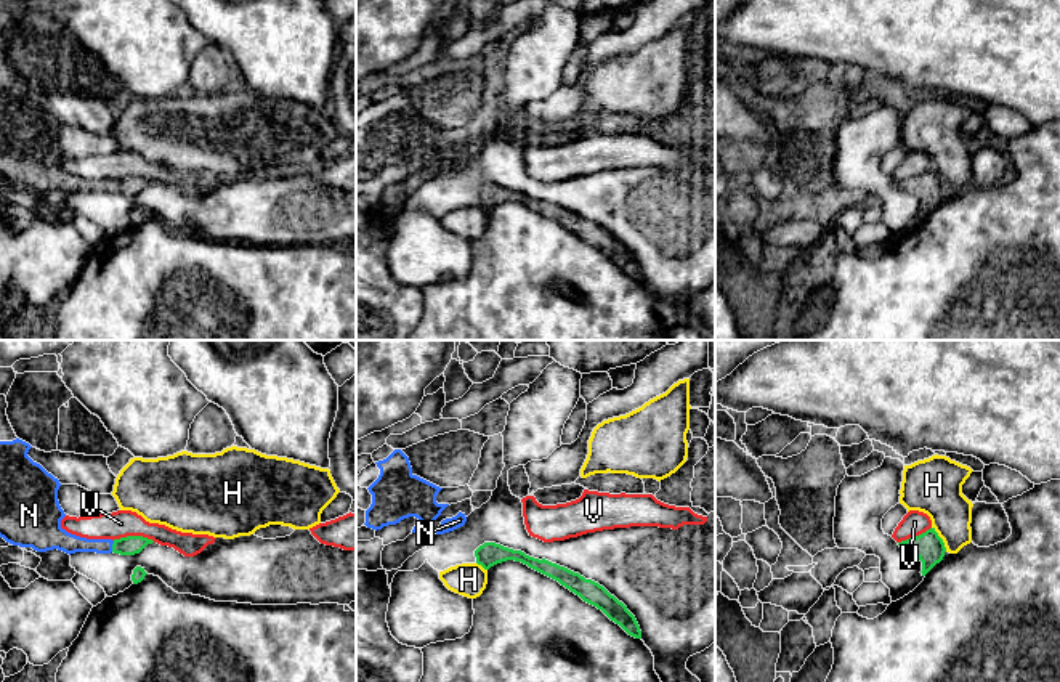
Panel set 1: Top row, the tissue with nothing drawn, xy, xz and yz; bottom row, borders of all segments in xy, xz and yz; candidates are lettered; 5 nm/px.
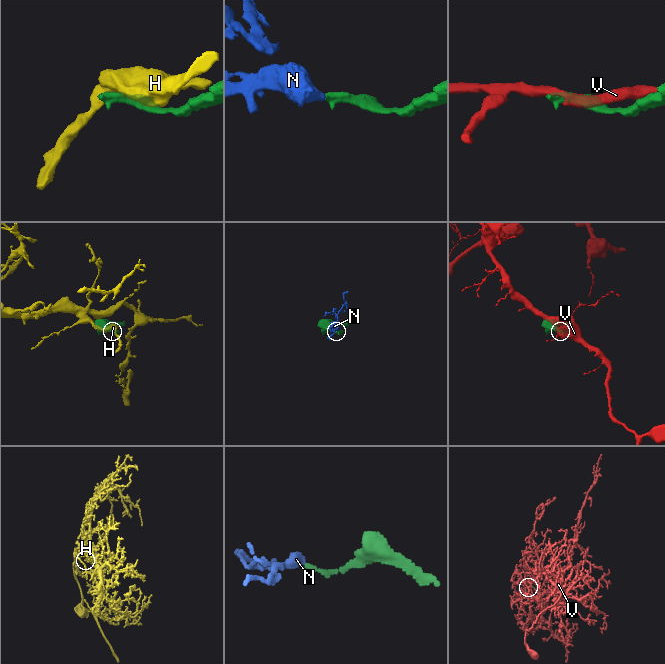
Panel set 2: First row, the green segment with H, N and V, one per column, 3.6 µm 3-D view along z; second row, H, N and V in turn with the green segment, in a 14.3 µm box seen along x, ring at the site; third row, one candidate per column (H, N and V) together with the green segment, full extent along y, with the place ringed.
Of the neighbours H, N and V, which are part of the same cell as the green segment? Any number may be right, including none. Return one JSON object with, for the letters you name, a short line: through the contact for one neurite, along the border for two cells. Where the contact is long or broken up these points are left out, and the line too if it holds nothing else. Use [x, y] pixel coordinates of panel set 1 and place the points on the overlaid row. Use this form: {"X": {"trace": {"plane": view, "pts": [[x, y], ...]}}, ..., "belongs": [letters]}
{"N": {"trace": {"plane": "xy", "pts": [[132, 544], [113, 546], [85, 546], [64, 541]]}}, "belongs": ["N"]}

